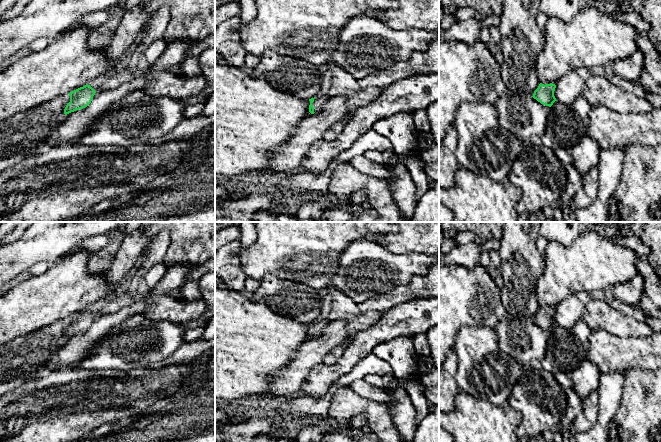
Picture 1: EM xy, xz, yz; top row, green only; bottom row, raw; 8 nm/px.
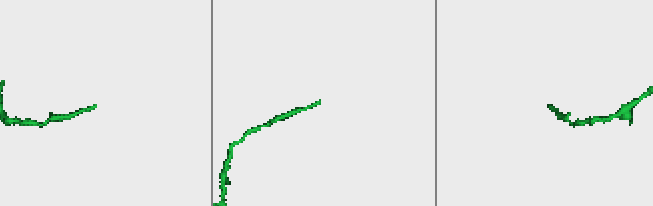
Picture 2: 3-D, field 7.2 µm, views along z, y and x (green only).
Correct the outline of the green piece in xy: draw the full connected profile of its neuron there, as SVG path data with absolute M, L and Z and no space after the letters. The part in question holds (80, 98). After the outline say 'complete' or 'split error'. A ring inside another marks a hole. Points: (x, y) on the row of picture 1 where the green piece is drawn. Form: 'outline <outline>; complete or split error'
outline M141 4L125 10L112 40L105 50L105 56L111 68L106 73L90 80L85 86L69 93L70 102L64 109L65 115L87 107L95 93L101 89L111 75L123 72L128 67L133 59L132 44L140 30L148 23L149 17L150 14L143 9Z; split error

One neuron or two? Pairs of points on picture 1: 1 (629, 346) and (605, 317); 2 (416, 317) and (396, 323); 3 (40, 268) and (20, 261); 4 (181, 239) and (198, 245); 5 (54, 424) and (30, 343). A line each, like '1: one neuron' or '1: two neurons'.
1: two neurons
2: one neuron
3: two neurons
4: one neuron
5: two neurons

